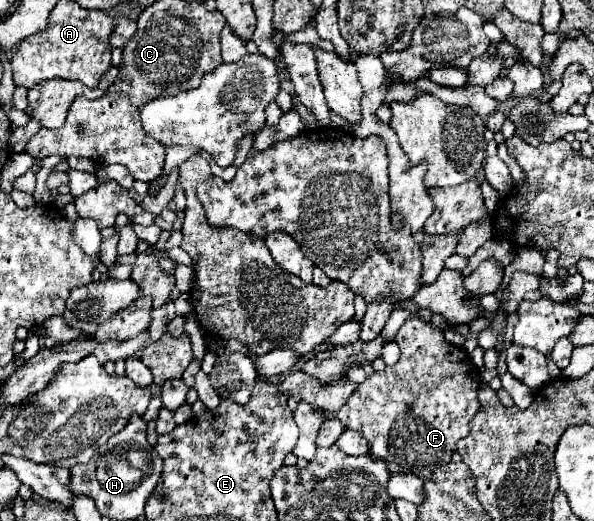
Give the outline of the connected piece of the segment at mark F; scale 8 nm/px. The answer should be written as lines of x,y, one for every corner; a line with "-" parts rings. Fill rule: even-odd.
412,318
402,324
396,334
396,344
400,346
402,354
400,360
394,366
386,366
386,372
382,372
380,378
376,372
368,376
366,382
352,392
348,402
336,414
326,412
324,418
336,416
346,428
362,432
370,444
370,456
386,462
388,472
414,474
426,480
438,466
450,462
452,454
456,452
456,442
466,438
468,422
480,410
480,402
476,398
480,374
466,350
452,346
440,328
434,328
420,318

